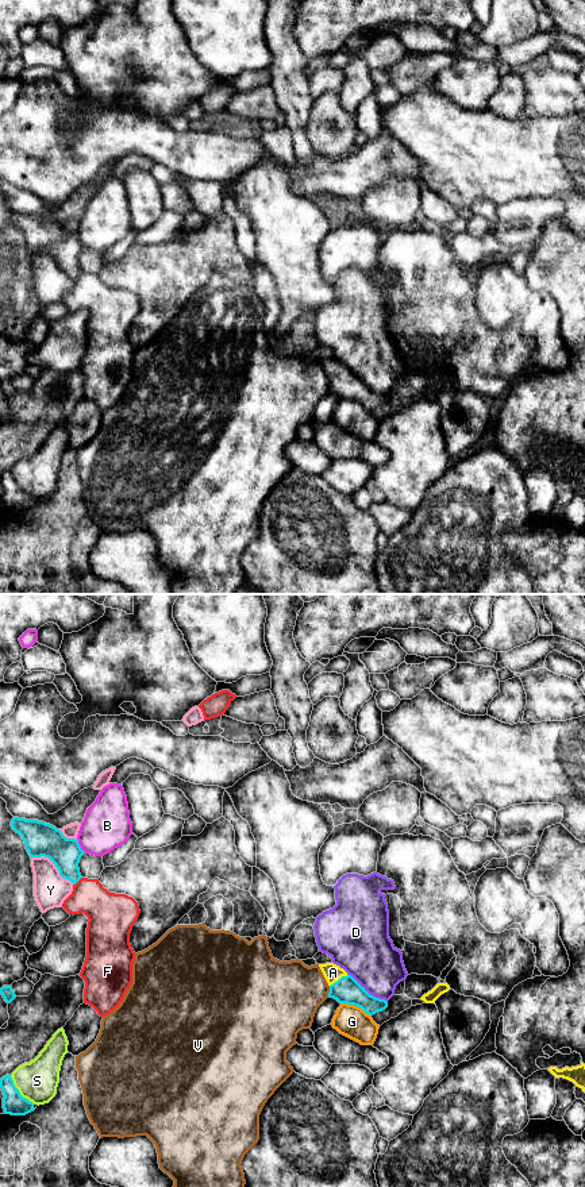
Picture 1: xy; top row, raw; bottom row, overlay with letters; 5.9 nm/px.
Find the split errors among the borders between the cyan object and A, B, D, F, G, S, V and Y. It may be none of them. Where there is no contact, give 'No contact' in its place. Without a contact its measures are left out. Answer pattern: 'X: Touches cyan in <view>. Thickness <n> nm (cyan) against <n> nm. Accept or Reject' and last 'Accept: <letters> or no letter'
A: Touches cyan in xy. Thickness 160 nm (cyan) against 110 nm. Accept
B: Touches cyan in xy. Thickness 200 nm (cyan) against 280 nm. Reject
D: Touches cyan in xy. Thickness 160 nm (cyan) against 340 nm. Reject
F: Touches cyan in xy. Thickness 180 nm (cyan) against 220 nm. Reject
G: Touches cyan in xy. Thickness 160 nm (cyan) against 190 nm. Reject
S: Touches cyan in xy. Thickness 140 nm (cyan) against 240 nm. Reject
V: Touches cyan in xy. Thickness 160 nm (cyan) against 380 nm. Reject
Y: Touches cyan in xy. Thickness 200 nm (cyan) against 200 nm. Reject
Accept: A

